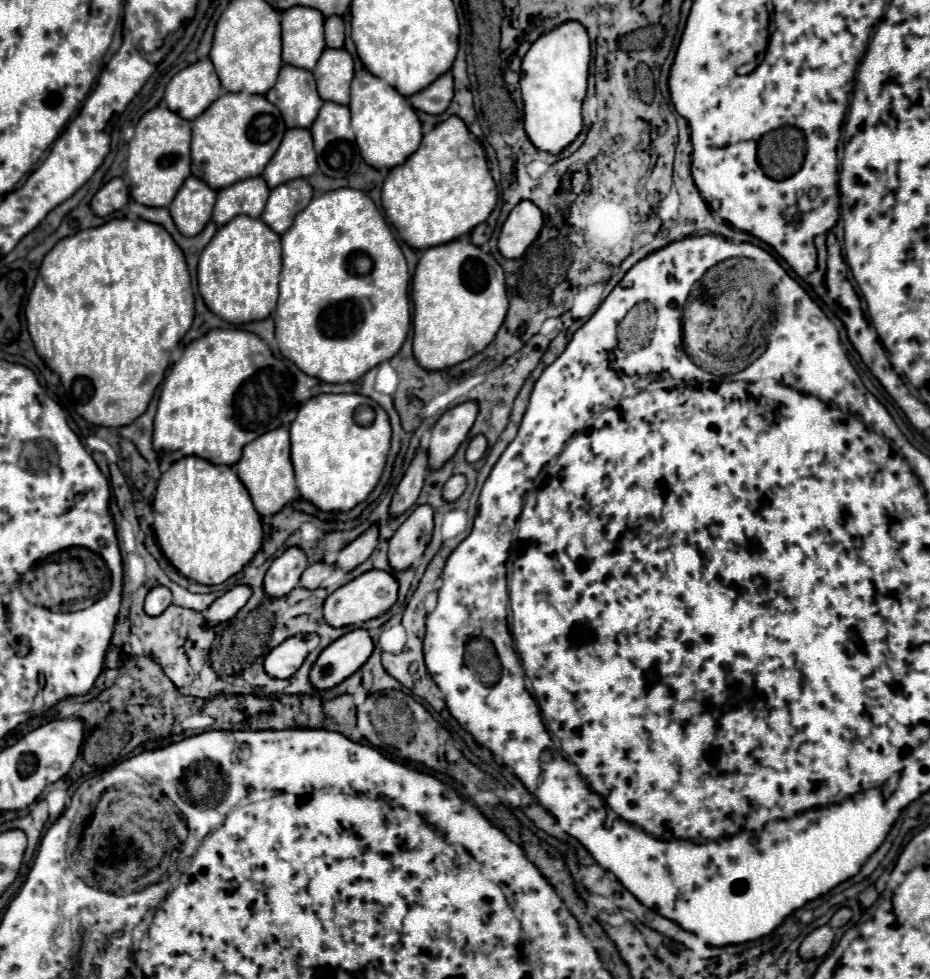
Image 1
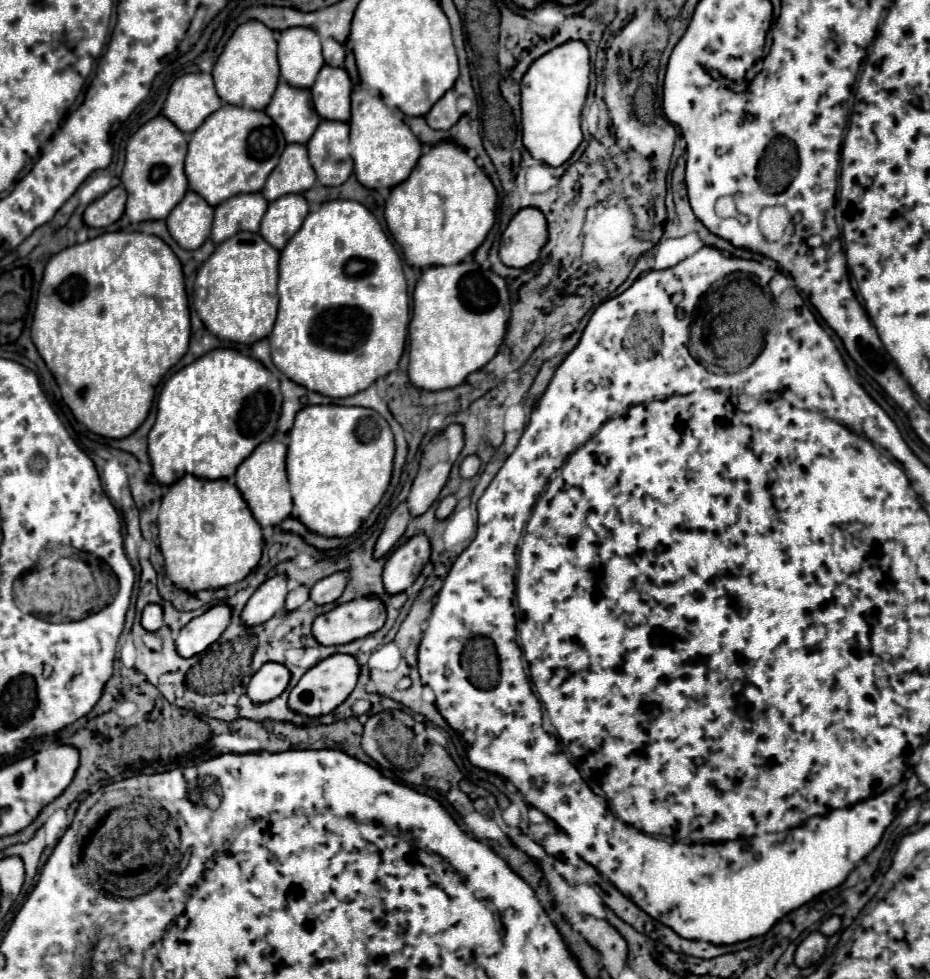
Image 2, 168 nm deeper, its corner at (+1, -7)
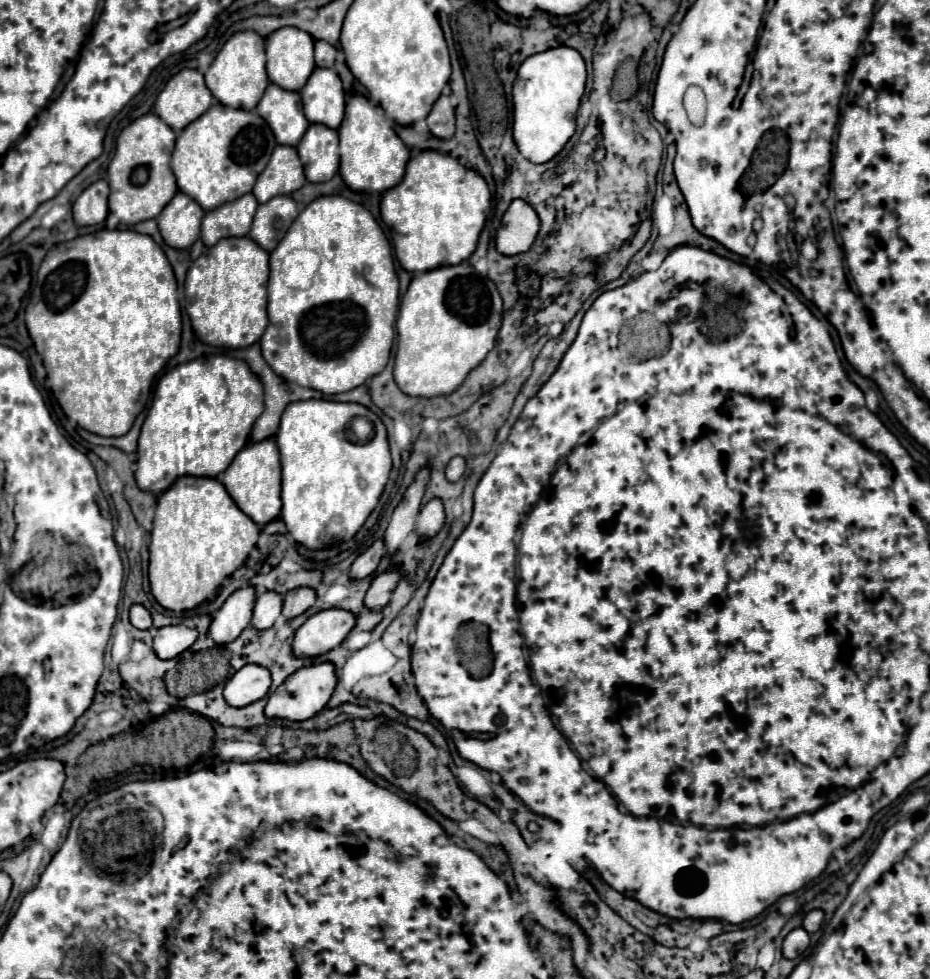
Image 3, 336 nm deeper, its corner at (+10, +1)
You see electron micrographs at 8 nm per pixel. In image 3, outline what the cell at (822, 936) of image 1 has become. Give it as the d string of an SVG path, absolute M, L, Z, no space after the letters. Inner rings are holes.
M794 928L786 938L784 938L784 958L798 958L804 954L810 946L810 934L804 928Z

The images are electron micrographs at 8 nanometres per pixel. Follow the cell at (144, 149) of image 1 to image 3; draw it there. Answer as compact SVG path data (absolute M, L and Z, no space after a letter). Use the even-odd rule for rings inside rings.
M144 114L126 126L116 140L116 156L108 166L110 182L110 212L124 224L138 224L148 218L156 218L158 212L178 192L176 178L170 170L170 158L174 152L176 134L156 114Z

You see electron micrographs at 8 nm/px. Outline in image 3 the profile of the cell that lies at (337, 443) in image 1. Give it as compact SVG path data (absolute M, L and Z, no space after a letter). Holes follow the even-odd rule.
M302 400L286 406L276 444L282 462L282 514L280 520L286 524L290 536L306 548L324 548L328 544L350 540L360 526L366 522L378 498L388 482L392 460L386 440L386 428L382 420L362 404L352 402L330 402L330 400ZM358 420L370 422L366 434L358 434Z

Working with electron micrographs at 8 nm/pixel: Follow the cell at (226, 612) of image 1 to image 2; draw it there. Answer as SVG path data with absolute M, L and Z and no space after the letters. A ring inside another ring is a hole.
M213 606L203 616L193 618L185 628L179 630L175 638L175 650L183 658L191 658L195 654L201 654L207 650L227 628L231 620L231 608L229 606Z

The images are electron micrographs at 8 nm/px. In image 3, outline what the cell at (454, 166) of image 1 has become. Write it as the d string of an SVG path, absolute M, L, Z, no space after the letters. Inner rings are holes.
M422 150L412 156L402 182L386 190L380 202L382 222L390 228L394 254L408 272L426 272L426 268L468 260L488 212L490 190L484 178L460 164L458 158L438 150Z

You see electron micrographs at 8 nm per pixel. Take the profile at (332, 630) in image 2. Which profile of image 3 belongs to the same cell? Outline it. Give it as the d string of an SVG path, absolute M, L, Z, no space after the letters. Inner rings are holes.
M330 608L312 614L294 636L296 656L320 656L336 648L346 634L356 626L356 616L350 610Z

